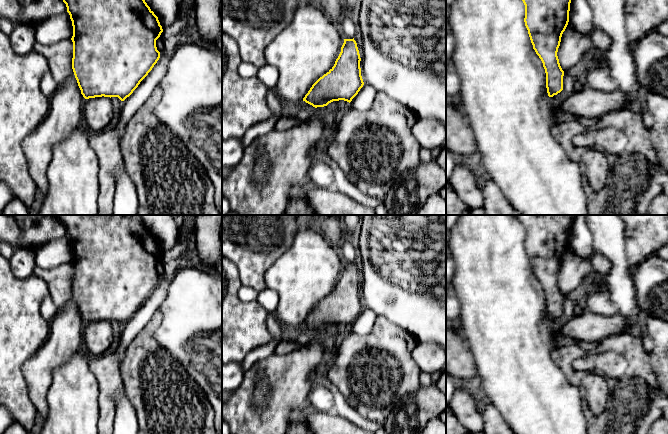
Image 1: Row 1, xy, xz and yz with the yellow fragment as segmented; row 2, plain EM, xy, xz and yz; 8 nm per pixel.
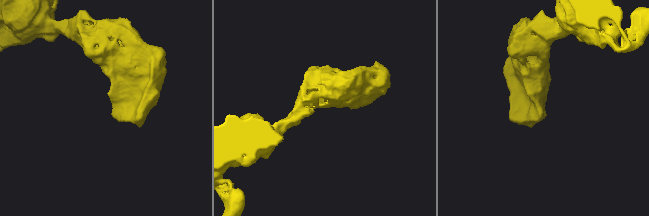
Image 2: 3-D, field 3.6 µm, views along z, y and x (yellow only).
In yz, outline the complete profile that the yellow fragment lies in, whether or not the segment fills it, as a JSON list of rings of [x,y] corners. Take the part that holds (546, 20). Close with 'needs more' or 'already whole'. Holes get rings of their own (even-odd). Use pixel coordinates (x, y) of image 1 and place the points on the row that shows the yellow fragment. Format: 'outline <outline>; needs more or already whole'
outline [[[522,0],[525,26],[533,49],[543,63],[549,97],[563,90],[563,76],[557,56],[561,37],[569,22],[571,0]]]; already whole

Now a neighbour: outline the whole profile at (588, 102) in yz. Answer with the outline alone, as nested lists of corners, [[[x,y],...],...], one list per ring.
[[[585,85],[578,92],[566,97],[558,108],[548,103],[545,115],[552,123],[560,113],[595,119],[610,112],[629,110],[630,105],[635,102],[636,95],[628,95],[619,89],[605,92]]]

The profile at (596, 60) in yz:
[[[598,52],[591,53],[588,56],[588,60],[593,66],[606,69],[605,61],[602,59]]]

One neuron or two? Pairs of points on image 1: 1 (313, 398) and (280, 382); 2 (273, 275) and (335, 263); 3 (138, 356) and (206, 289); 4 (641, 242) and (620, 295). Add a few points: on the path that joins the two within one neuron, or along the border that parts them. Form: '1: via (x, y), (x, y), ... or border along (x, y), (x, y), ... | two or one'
1: border along (312, 385), (307, 395), (306, 404) | two
2: via (288, 275), (304, 275), (313, 266), (320, 264) | one
3: border along (163, 317), (154, 332), (156, 341) | two
4: border along (625, 244), (628, 263), (631, 267) | two

